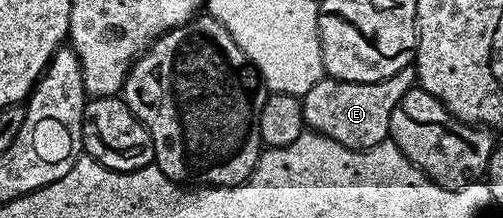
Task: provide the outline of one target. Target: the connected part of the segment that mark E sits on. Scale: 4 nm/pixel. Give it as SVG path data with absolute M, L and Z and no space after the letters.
M413 66L400 69L391 79L375 83L353 83L324 77L307 95L301 96L302 112L307 128L328 137L353 151L367 151L379 143L387 142L390 134L392 109L415 86L416 71Z

